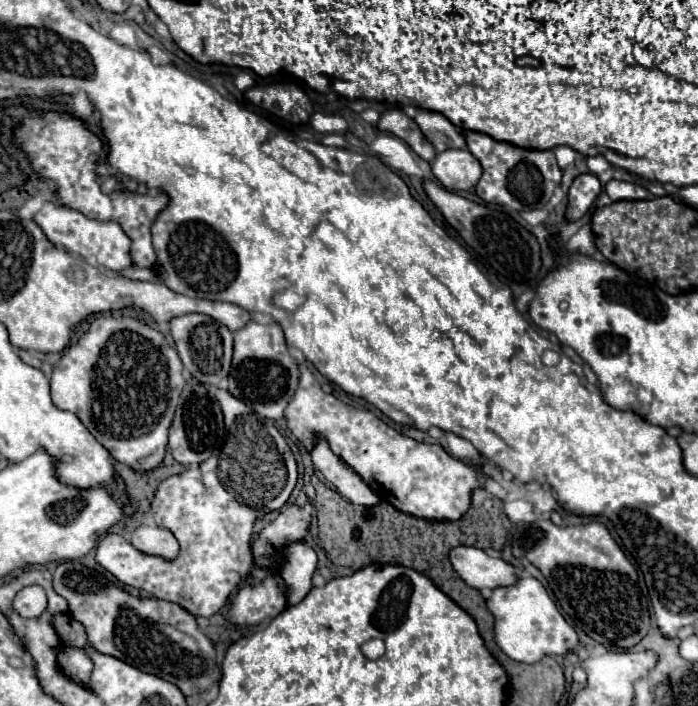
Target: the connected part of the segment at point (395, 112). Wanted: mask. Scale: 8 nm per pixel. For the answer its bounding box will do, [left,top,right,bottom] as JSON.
[377,109,435,161]

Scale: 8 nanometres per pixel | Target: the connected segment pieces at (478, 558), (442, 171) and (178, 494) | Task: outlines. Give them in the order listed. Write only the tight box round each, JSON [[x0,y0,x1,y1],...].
[[449,547,517,589],[431,149,481,191],[95,389,297,617]]

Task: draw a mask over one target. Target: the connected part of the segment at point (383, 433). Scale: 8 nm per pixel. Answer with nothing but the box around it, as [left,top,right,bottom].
[285,361,483,519]

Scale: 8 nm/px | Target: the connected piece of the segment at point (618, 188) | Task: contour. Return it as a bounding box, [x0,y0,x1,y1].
[605,181,649,201]

